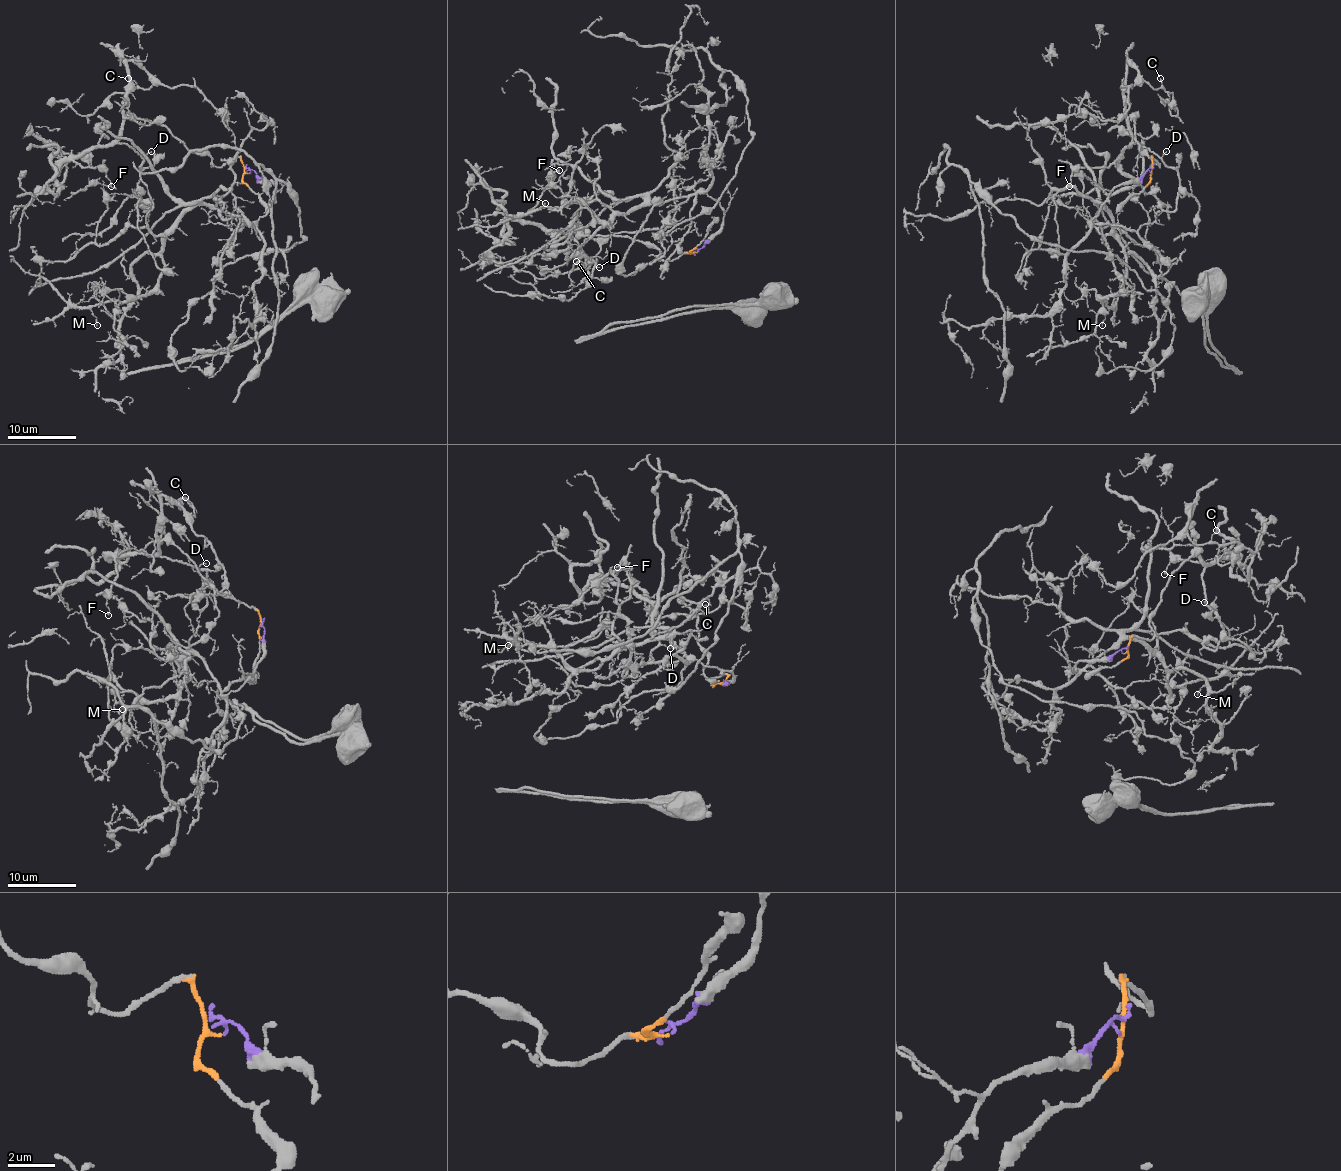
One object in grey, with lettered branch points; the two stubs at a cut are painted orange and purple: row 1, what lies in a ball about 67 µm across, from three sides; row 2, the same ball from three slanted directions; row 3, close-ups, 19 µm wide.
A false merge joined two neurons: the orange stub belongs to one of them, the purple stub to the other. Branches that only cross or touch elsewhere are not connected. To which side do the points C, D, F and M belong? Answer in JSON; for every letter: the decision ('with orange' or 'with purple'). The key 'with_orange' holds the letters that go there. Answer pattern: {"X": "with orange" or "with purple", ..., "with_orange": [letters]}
{"C": "with orange", "D": "with orange", "F": "with orange", "M": "with purple", "with_orange": ["C", "D", "F"]}

